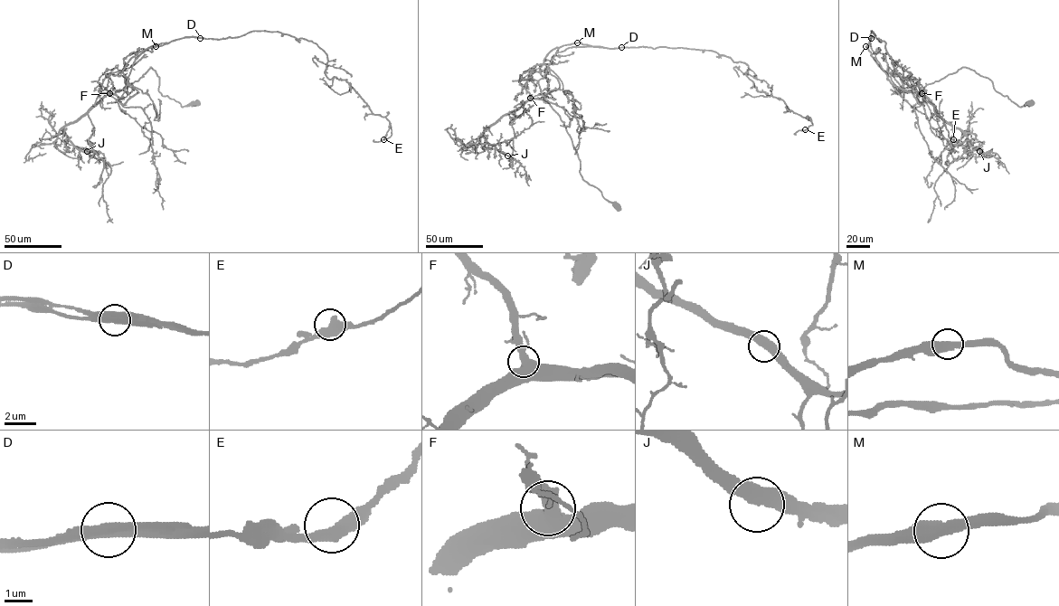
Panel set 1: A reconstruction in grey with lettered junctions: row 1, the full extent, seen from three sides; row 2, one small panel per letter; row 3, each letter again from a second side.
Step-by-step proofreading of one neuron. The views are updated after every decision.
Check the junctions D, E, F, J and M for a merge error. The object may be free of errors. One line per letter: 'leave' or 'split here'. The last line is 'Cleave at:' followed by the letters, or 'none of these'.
D: split here
E: leave
F: leave
J: leave
M: leave
Cleave at: D

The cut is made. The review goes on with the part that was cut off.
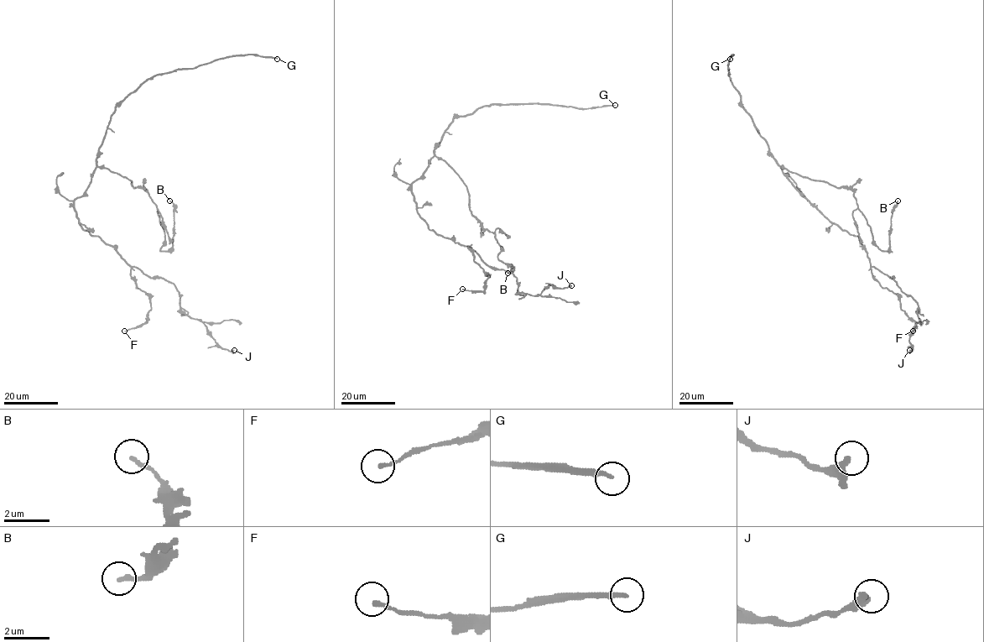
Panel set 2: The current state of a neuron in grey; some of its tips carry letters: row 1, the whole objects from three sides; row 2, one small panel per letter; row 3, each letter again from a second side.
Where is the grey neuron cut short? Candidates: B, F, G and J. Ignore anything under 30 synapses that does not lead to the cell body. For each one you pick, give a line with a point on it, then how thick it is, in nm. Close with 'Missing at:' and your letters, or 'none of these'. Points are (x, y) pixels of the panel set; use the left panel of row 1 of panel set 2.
G: at (277, 59); 200 nm thick
Missing at: G

